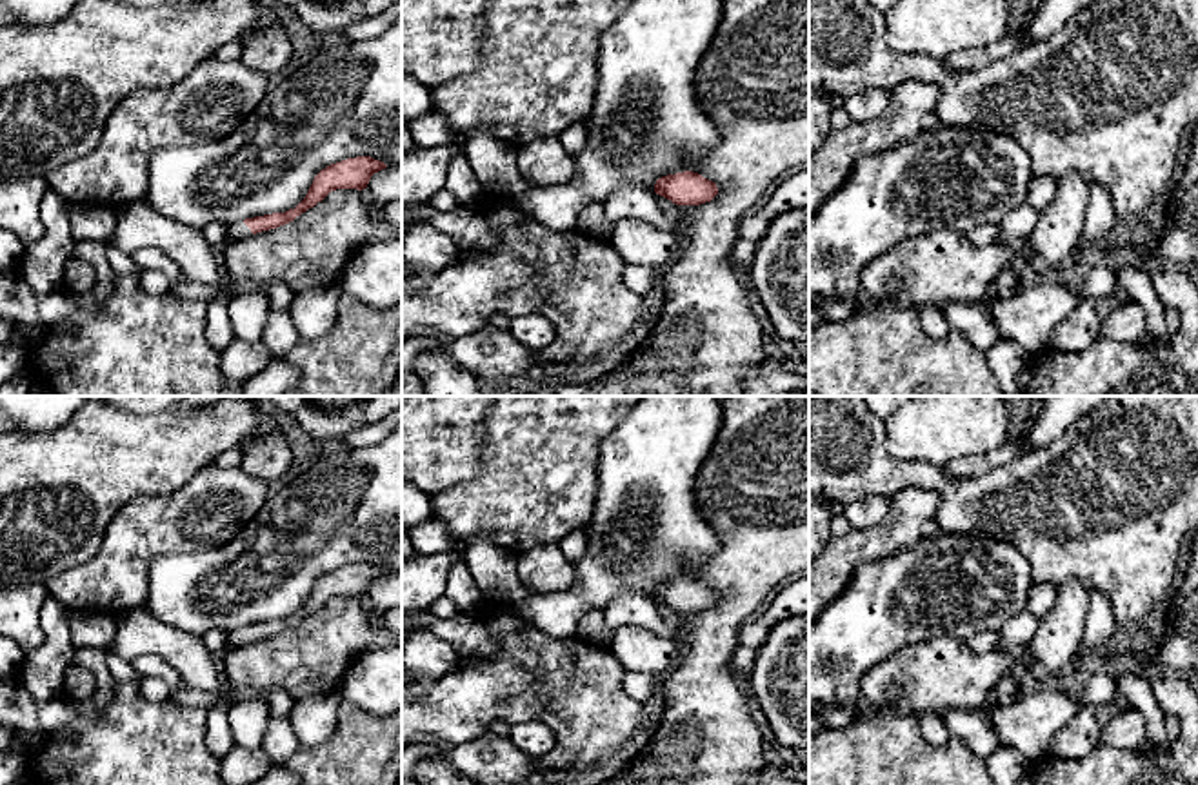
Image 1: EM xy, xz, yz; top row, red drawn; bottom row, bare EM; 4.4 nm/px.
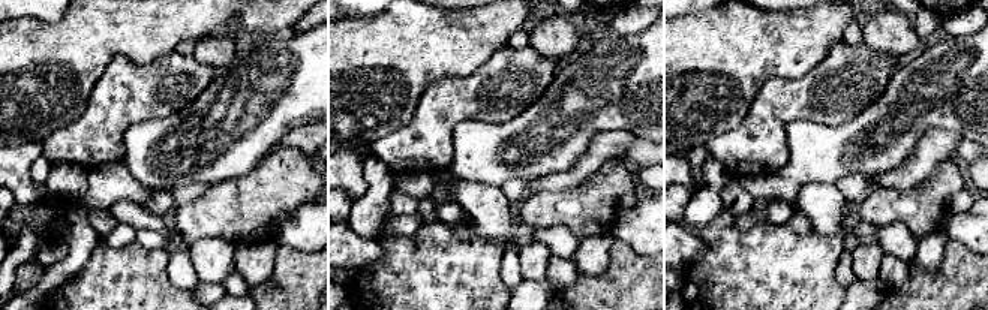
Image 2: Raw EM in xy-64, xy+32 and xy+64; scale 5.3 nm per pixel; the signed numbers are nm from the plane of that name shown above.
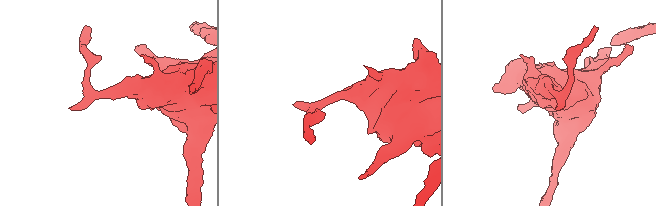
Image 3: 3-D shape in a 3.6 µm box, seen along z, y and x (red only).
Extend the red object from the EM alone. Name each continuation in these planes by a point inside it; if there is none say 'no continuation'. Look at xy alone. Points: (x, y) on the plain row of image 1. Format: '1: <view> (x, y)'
1: xy (237, 636)

